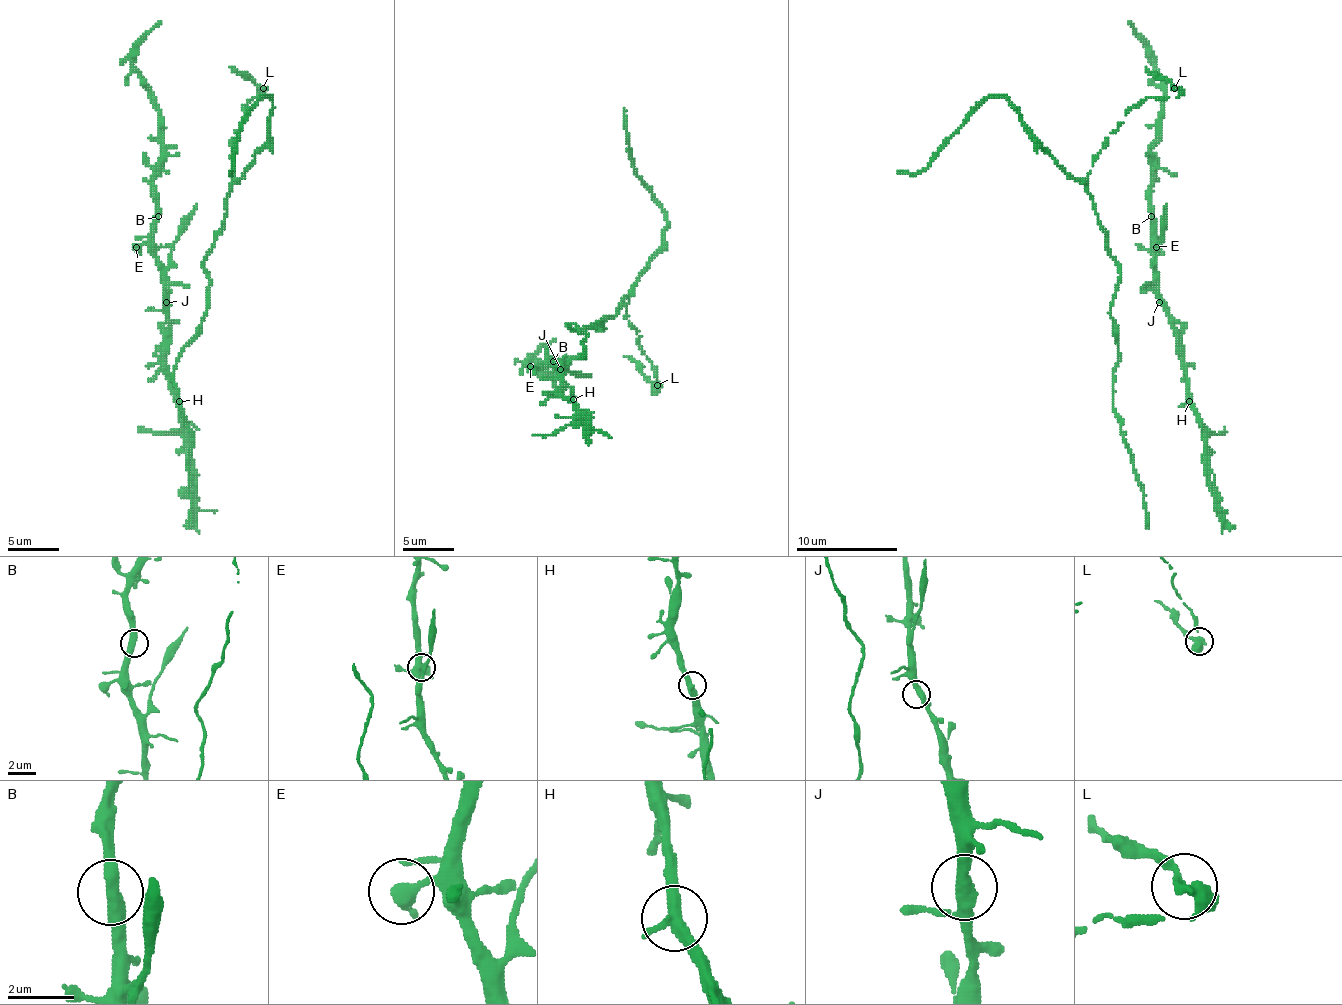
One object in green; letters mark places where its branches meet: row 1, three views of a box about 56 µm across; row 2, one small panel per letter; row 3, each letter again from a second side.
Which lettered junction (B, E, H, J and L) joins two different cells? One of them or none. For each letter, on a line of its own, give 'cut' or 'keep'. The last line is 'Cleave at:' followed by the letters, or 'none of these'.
B: keep
E: keep
H: keep
J: keep
L: cut
Cleave at: L

